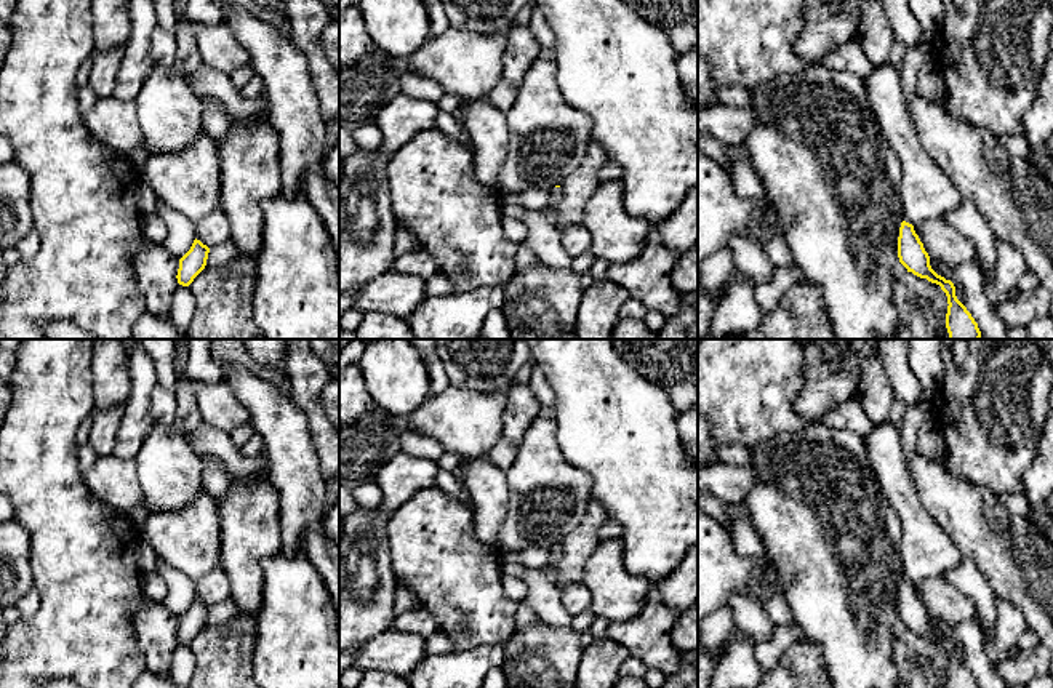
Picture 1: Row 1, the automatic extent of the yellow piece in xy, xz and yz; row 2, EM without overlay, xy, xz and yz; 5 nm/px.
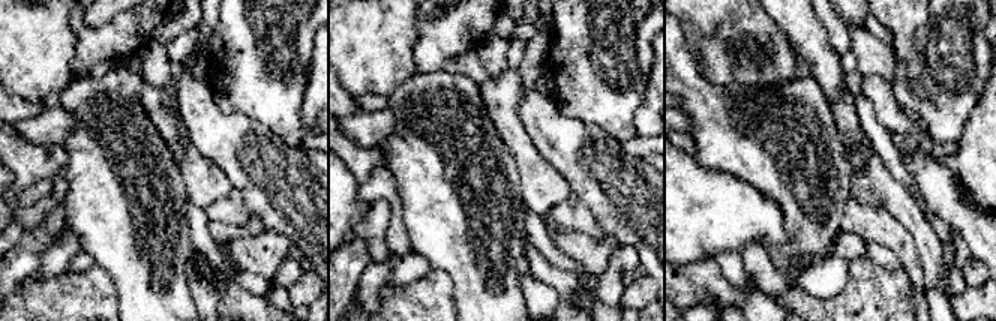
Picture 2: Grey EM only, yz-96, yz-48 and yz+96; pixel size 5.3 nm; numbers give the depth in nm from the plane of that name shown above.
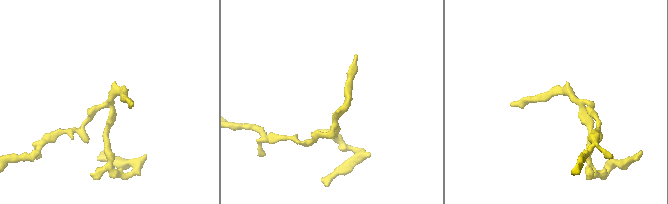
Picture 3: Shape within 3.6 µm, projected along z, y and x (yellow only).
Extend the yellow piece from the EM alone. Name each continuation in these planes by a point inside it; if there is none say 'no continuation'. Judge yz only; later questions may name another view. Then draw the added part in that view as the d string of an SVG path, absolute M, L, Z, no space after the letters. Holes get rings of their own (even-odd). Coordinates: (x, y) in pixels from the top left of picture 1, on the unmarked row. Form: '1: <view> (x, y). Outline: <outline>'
1: yz (927, 551). Outline: M891 422L874 426L864 437L869 462L883 496L901 523L901 563L904 579L919 582L941 576L963 557L954 541L923 507L907 474L901 450L901 429Z

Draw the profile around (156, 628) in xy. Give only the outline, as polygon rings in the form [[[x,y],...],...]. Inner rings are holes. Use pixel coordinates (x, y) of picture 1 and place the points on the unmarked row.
[[[142,597],[133,613],[133,629],[142,650],[147,670],[163,675],[170,672],[178,642],[179,618],[162,602]]]

